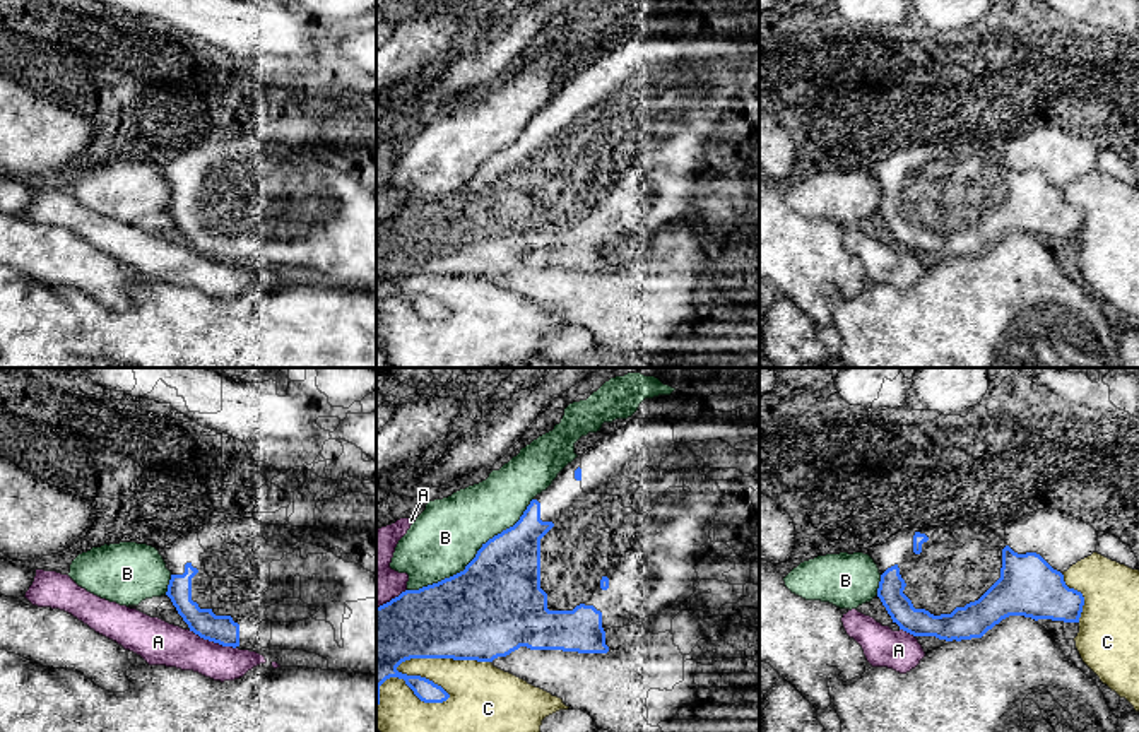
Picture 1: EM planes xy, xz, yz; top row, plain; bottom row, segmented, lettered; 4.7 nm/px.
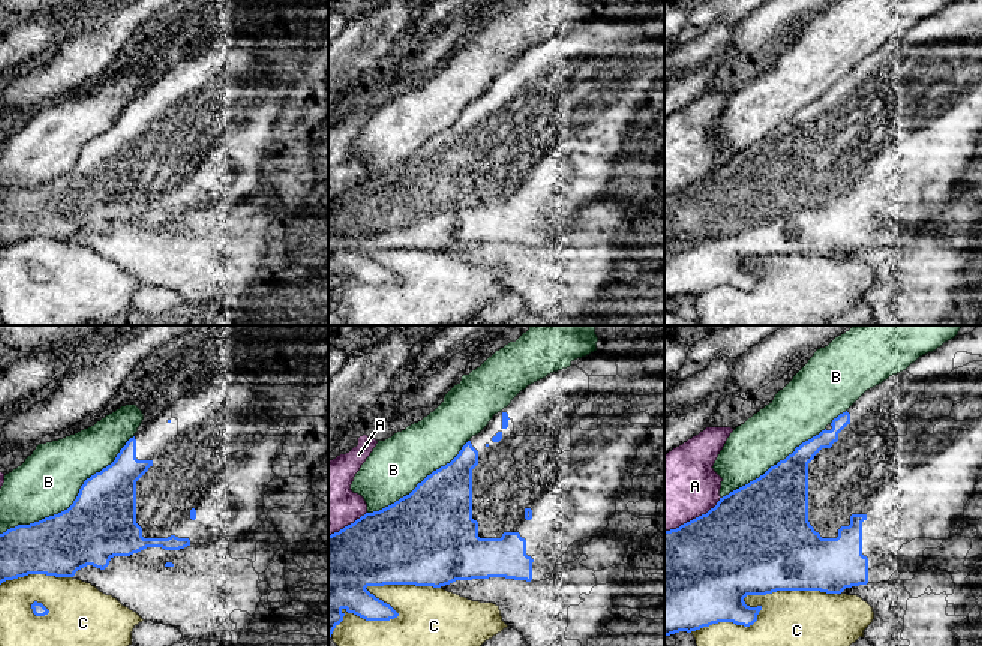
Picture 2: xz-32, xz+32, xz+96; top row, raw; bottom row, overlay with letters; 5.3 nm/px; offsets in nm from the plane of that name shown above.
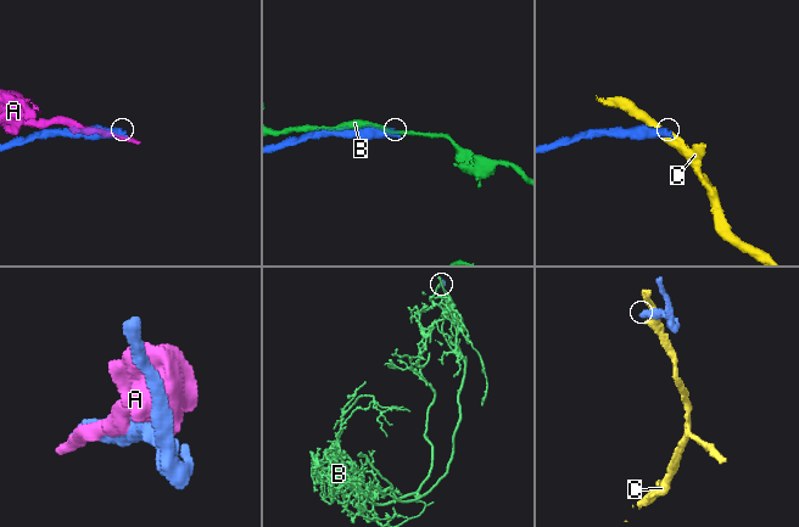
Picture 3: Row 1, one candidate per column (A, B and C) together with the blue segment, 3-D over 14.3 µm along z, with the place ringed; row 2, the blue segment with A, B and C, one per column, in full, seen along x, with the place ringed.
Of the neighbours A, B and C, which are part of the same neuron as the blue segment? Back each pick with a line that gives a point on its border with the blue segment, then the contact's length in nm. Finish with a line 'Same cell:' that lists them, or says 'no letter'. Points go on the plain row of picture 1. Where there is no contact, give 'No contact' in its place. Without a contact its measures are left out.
Same cell: no letter

